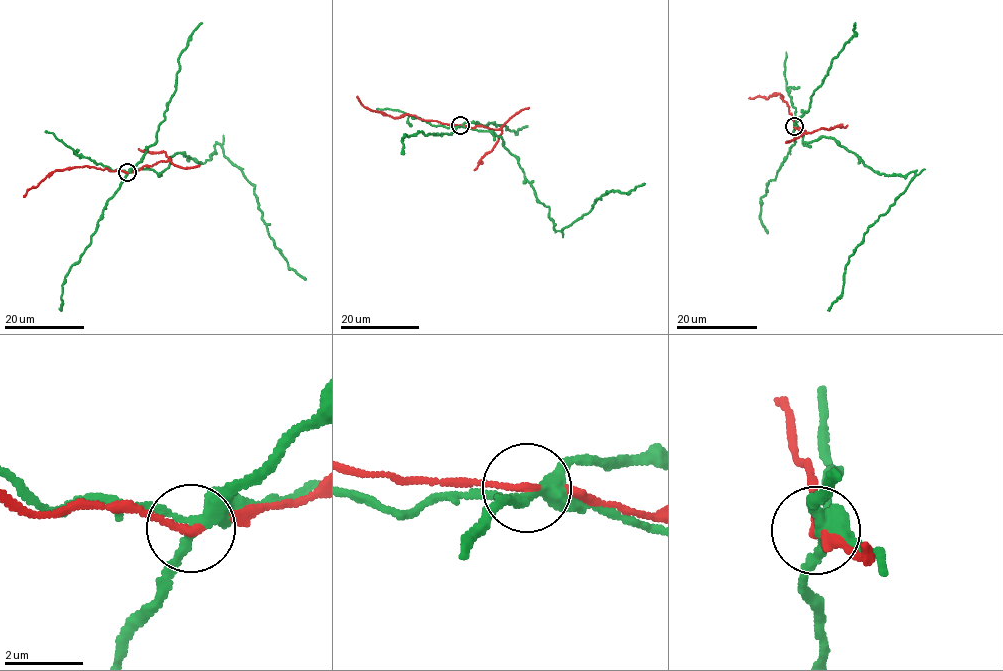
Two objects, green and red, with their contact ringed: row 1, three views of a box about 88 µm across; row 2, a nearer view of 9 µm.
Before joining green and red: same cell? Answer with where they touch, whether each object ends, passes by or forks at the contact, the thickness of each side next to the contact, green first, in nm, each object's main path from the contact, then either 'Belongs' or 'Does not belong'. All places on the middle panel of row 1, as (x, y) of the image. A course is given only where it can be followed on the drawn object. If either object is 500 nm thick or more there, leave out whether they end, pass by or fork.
Place: (460, 125). At the ring green forks. At the ring red passes by. Thickness 280 nm (green) against 150 nm. Course of green: (460, 126), (502, 138), (537, 199), (549, 208), (557, 231), (589, 211), (605, 192), (627, 194), (644, 183). Course of red: (460, 125), (418, 119), (413, 115), (392, 117), (366, 108), (357, 97). Does not belong

